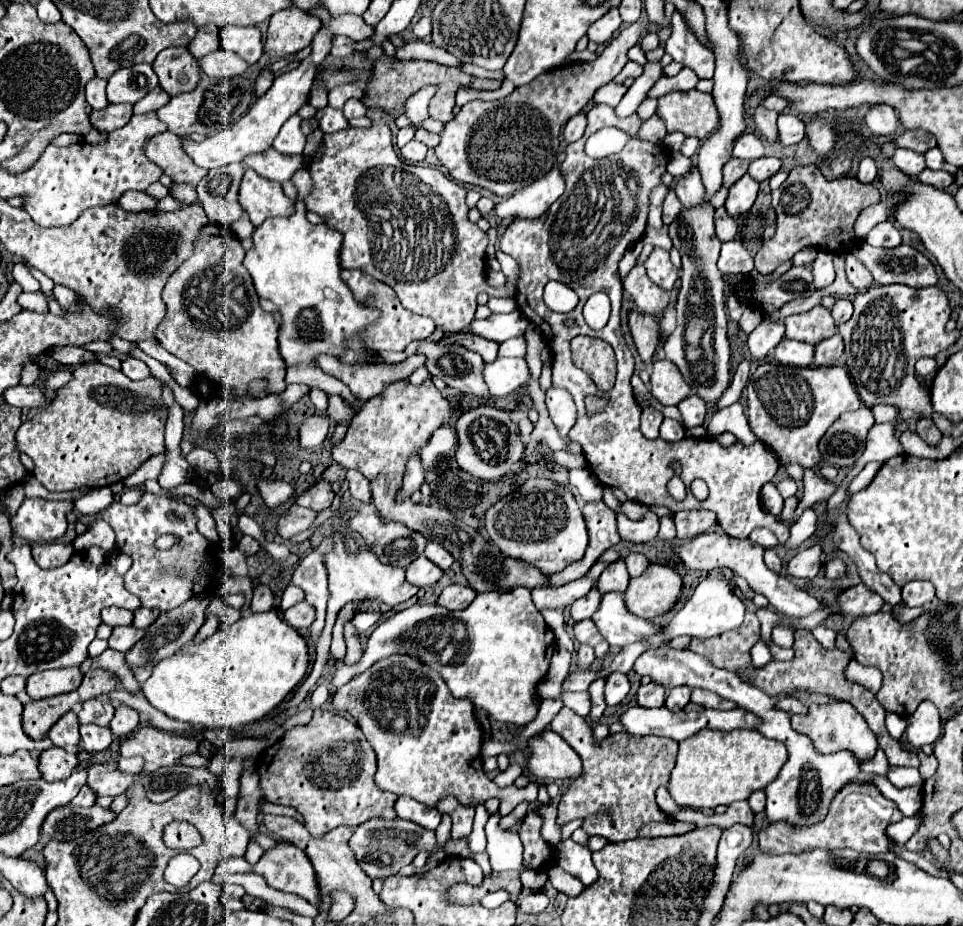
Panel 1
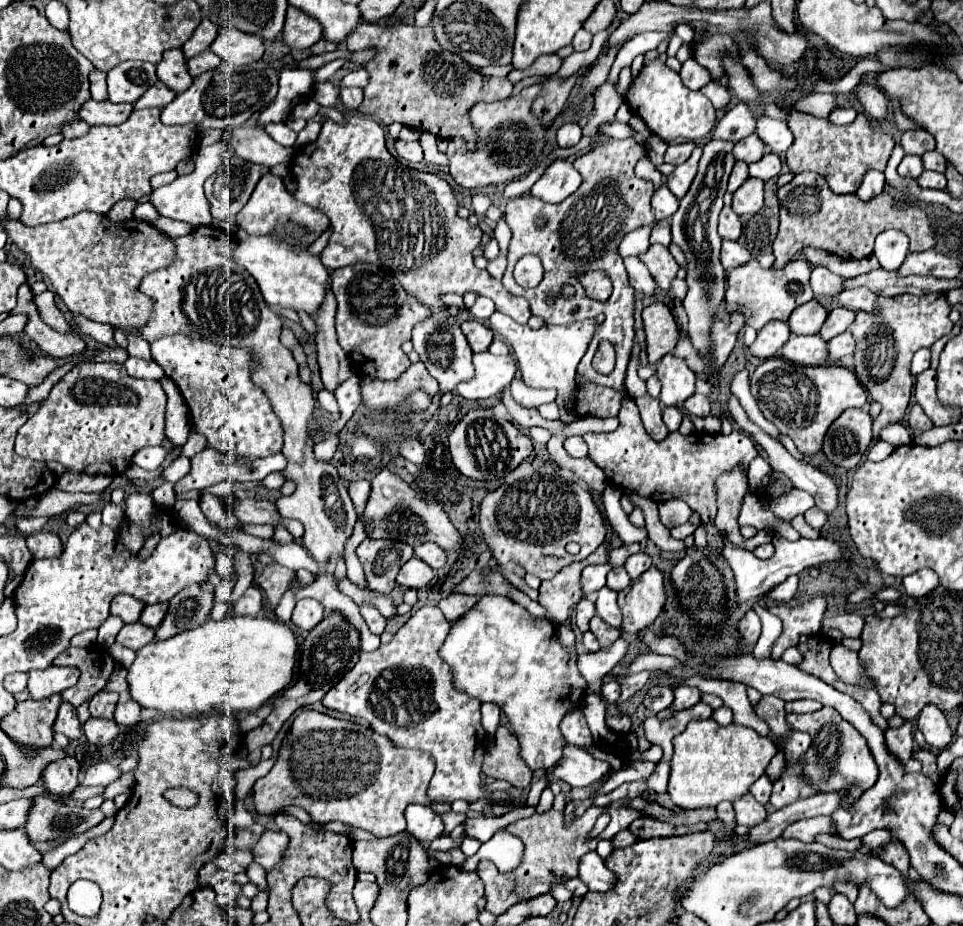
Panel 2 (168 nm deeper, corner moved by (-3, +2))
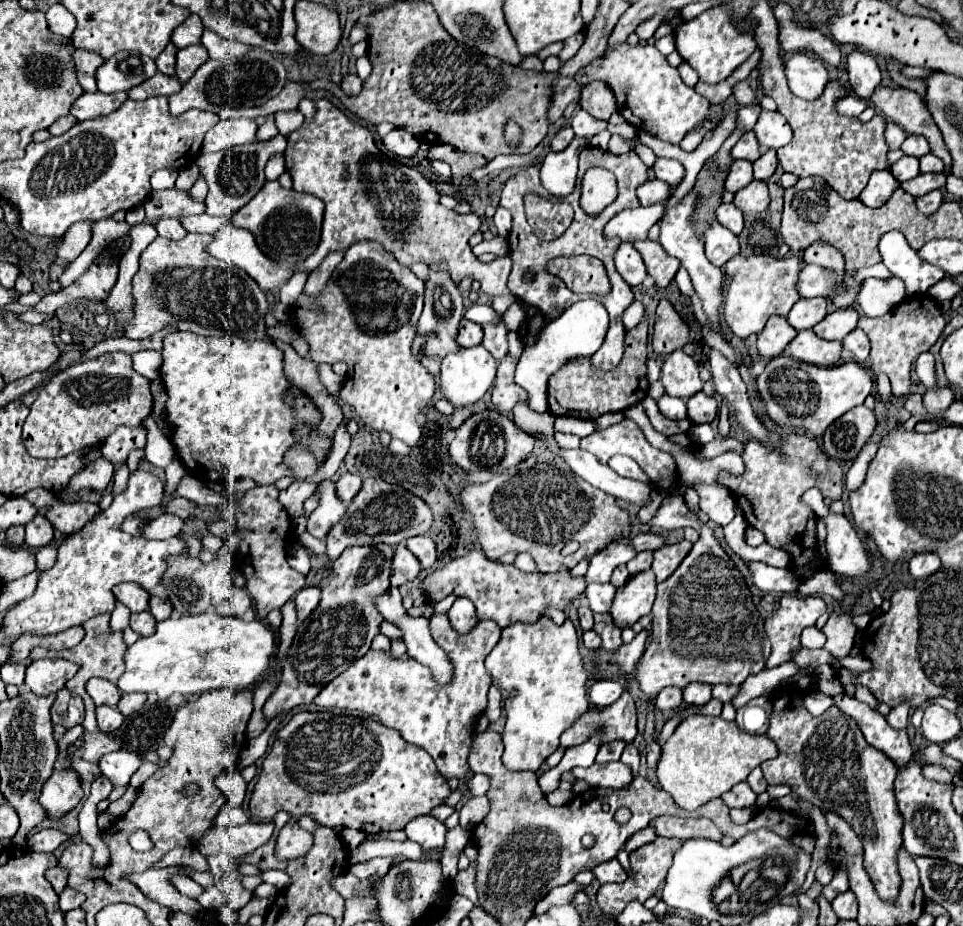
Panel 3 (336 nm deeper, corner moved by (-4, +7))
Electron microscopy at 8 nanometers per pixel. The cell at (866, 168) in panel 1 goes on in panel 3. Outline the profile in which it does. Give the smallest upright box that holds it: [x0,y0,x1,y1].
[860,170,900,208]

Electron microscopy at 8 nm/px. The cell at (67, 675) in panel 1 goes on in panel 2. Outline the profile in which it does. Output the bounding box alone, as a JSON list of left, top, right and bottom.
[27,667,79,699]

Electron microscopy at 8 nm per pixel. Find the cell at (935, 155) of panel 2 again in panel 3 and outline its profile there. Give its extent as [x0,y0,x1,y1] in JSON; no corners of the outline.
[920,154,944,172]

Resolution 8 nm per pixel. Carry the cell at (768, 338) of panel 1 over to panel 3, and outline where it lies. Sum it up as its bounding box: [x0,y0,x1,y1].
[758,316,798,358]

